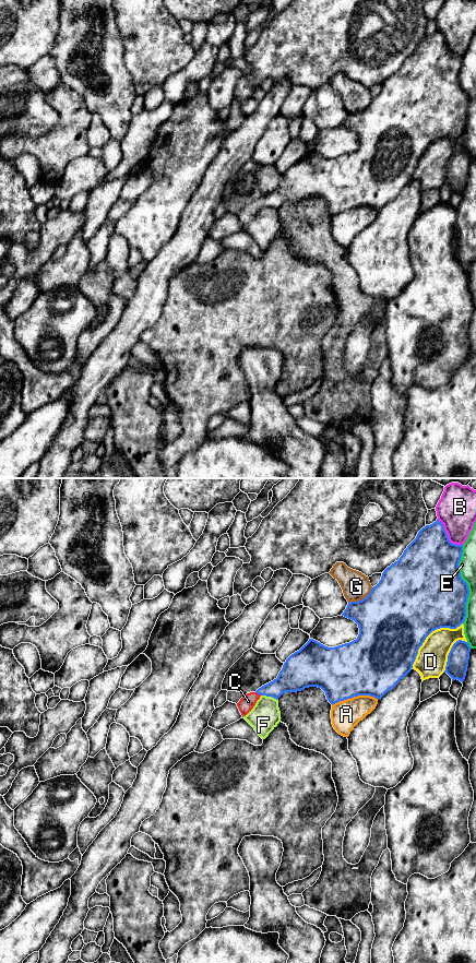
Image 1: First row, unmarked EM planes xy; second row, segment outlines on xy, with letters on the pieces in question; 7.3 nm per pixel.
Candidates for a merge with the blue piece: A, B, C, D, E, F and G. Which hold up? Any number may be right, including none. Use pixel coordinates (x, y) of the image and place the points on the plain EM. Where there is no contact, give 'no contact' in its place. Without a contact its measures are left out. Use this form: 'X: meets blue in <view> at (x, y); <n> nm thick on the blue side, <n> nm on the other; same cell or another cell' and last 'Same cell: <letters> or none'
A: meets blue in xy at (355, 206); 440 nm thick on the blue side, 220 nm on the other; another cell
B: meets blue in xy at (447, 47); 420 nm thick on the blue side, 280 nm on the other; another cell
C: meets blue in xy at (258, 204); 180 nm thick on the blue side, 110 nm on the other; same cell
D: meets blue in xy at (428, 145); 500 nm thick on the blue side, 220 nm on the other; another cell
E: meets blue in xy at (467, 95); 460 nm thick on the blue side, 130 nm on the other; another cell
F: meets blue in xy at (269, 206); 220 nm thick on the blue side, 220 nm on the other; another cell
G: meets blue in xy at (361, 110); 480 nm thick on the blue side, 200 nm on the other; another cell
Same cell: C

